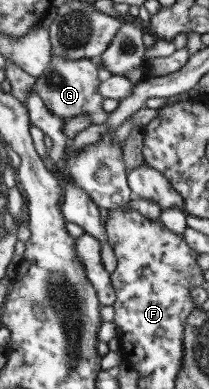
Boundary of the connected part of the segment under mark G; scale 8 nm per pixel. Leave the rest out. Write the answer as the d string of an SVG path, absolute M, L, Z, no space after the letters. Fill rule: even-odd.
M51 54L49 68L45 74L39 75L35 82L35 93L44 105L58 117L71 118L88 114L93 124L102 124L109 118L109 113L103 108L104 97L98 94L98 85L103 76L95 60L89 58L66 58Z

